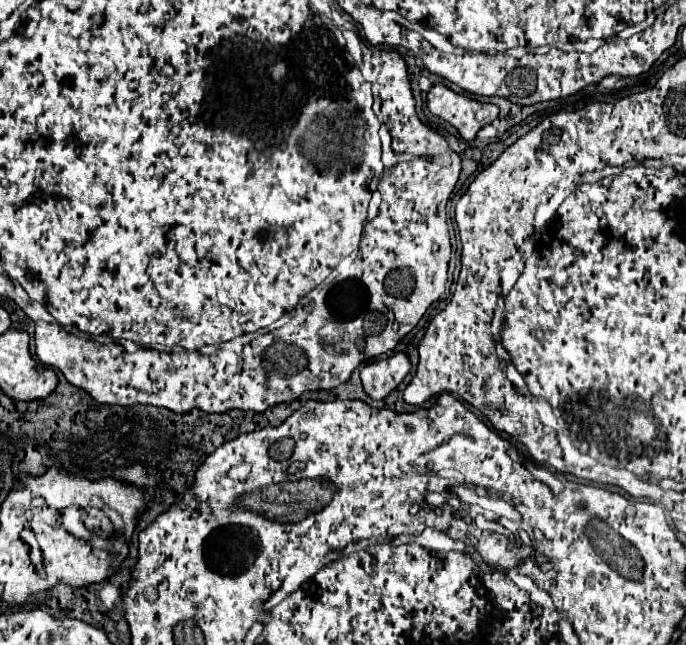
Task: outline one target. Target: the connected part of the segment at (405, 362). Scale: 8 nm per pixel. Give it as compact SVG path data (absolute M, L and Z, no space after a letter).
M398 352L390 358L378 358L360 370L360 380L364 392L372 400L386 398L410 372L410 360L404 352Z

